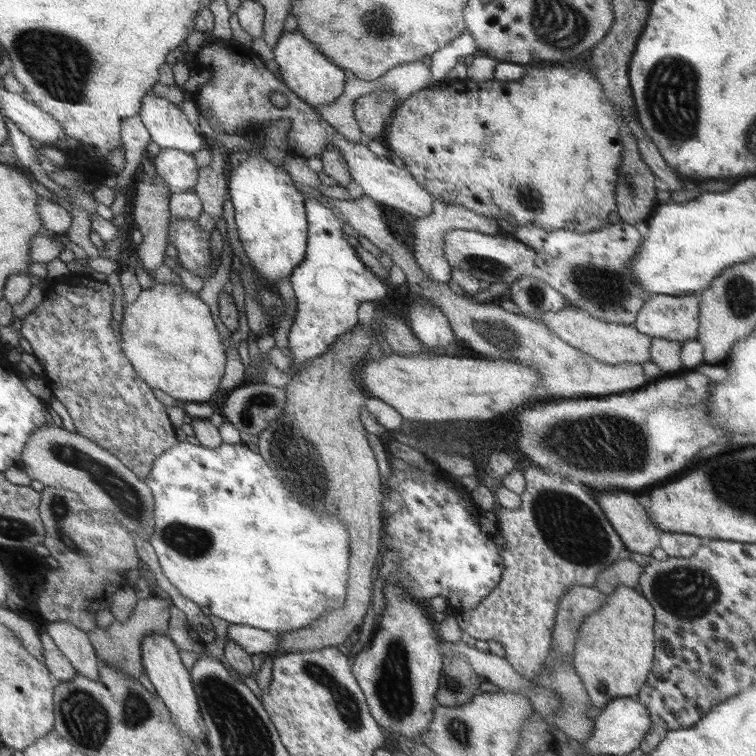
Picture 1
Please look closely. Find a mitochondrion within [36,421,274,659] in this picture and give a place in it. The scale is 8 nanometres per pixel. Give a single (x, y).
(126, 496)

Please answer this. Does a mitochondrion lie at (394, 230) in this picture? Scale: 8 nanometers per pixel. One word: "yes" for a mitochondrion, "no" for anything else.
no

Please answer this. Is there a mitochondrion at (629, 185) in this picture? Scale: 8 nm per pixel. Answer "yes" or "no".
yes

